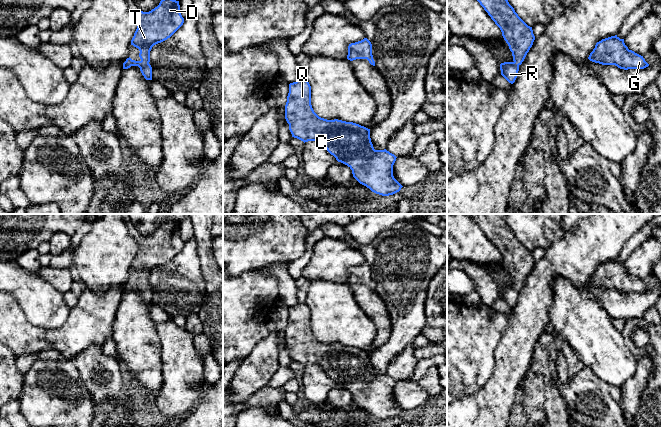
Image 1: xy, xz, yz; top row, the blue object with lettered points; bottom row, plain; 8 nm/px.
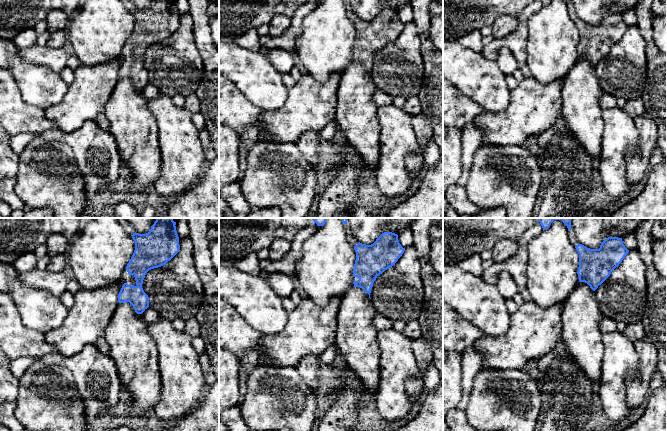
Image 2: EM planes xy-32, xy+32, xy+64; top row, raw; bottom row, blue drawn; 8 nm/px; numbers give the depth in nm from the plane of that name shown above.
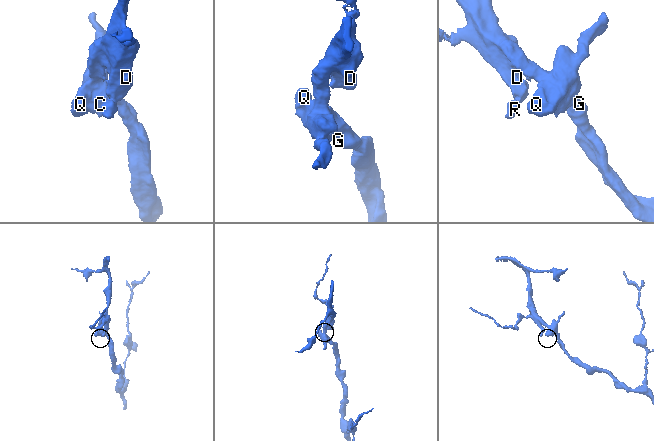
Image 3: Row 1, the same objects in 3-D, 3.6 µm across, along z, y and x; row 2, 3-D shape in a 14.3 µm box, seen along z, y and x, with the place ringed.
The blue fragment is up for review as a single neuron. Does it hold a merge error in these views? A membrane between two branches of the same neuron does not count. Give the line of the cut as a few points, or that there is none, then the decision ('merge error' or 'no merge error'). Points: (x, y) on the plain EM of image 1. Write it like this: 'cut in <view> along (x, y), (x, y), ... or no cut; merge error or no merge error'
no cut; no merge error

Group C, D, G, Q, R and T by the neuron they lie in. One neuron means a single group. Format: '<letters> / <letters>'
C D G Q R T

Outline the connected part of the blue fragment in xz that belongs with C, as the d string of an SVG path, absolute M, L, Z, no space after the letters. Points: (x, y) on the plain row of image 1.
M303 302L289 308L289 317L285 329L285 343L289 348L292 361L301 365L320 366L338 386L347 389L353 401L372 416L389 420L403 411L393 400L396 380L386 373L375 374L370 362L370 353L353 346L338 343L327 344L319 341L311 329L311 310Z

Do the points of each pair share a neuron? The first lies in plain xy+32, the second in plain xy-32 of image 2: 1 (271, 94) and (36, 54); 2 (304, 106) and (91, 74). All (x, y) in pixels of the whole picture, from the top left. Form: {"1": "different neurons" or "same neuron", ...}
{"1": "different neurons", "2": "same neuron"}

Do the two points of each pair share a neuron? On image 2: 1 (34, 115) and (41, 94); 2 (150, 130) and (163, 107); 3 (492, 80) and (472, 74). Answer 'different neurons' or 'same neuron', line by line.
1: different neurons
2: different neurons
3: same neuron

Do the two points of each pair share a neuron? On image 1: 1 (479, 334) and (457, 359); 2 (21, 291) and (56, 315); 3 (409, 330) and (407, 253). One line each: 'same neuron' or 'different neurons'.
1: same neuron
2: same neuron
3: same neuron

